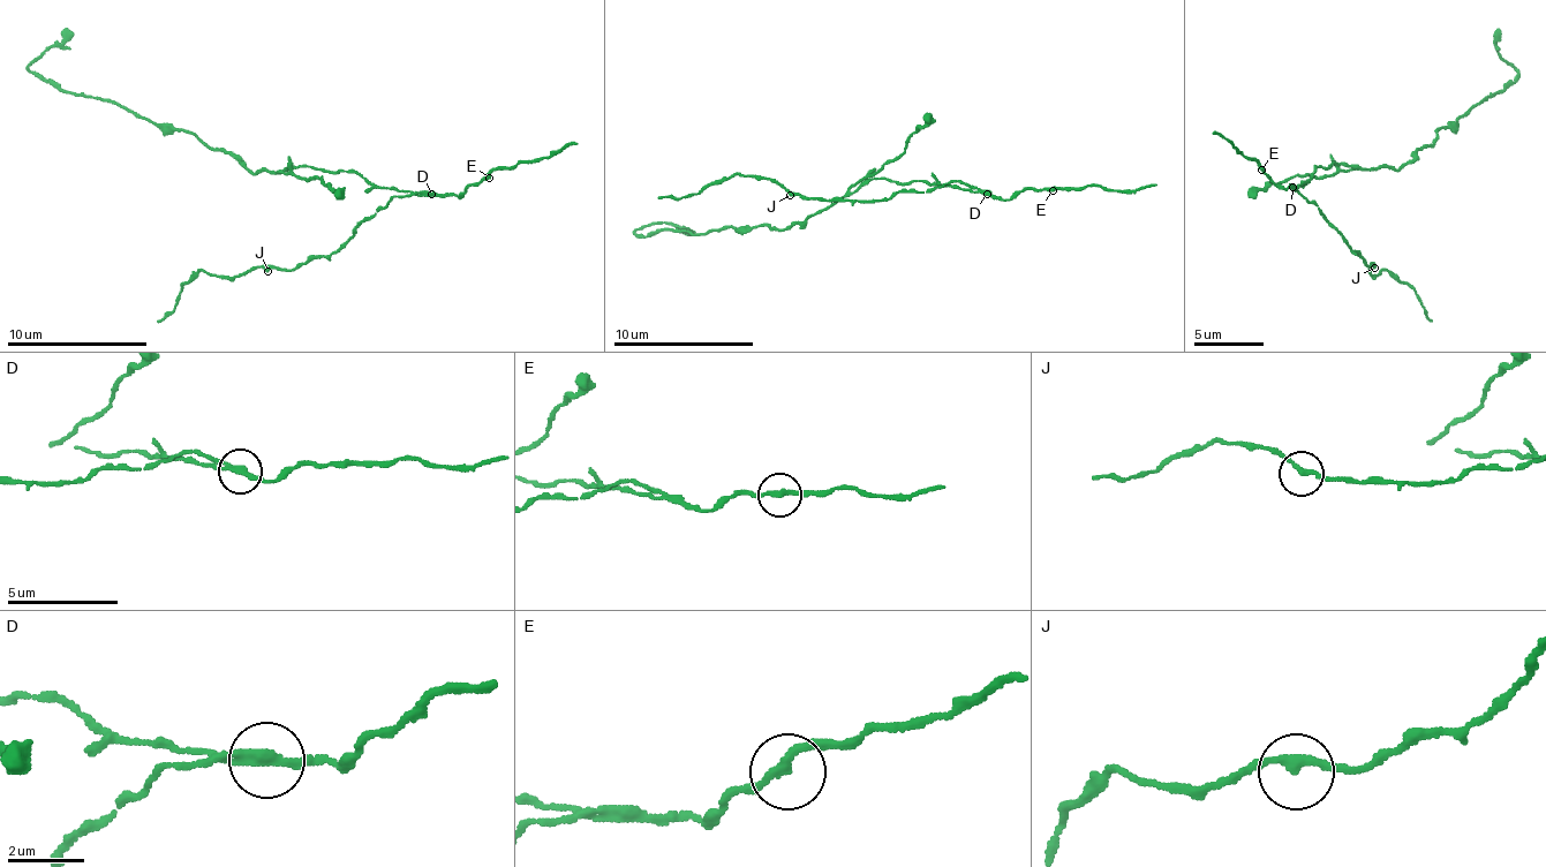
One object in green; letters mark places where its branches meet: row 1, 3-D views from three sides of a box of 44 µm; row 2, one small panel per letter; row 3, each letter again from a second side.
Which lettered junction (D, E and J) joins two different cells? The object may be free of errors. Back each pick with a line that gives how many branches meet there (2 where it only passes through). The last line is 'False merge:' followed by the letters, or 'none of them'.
D: branches 2
False merge: D

